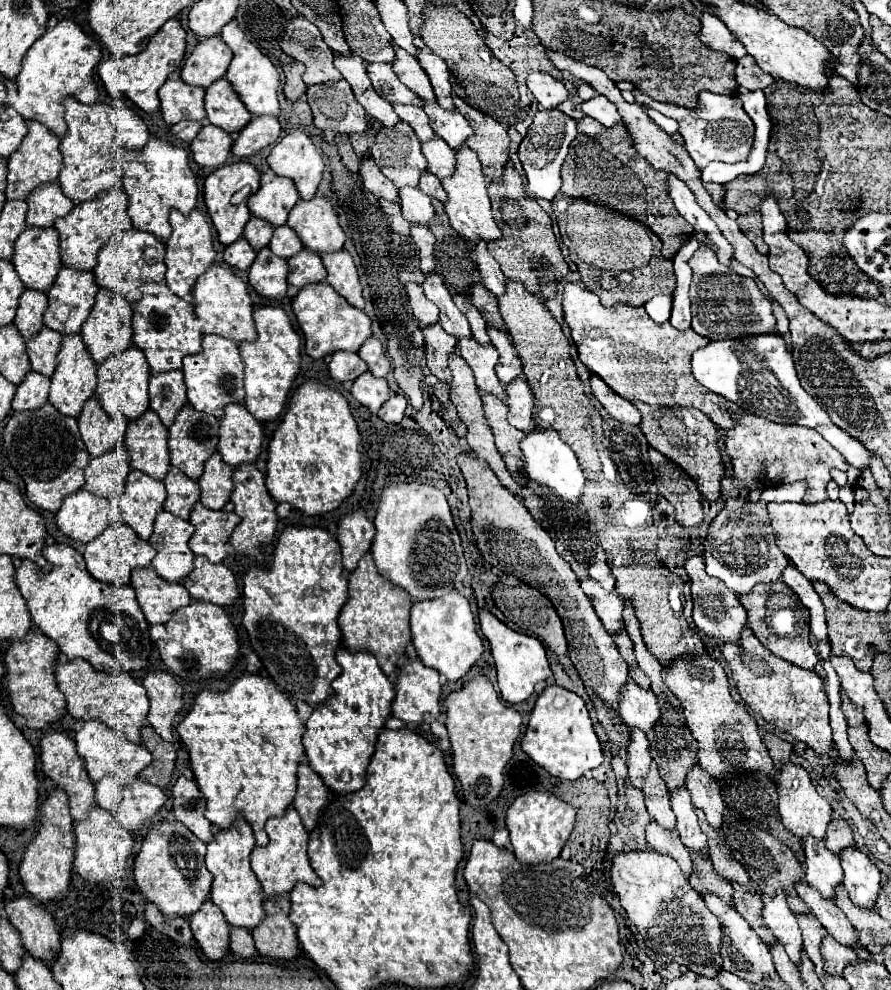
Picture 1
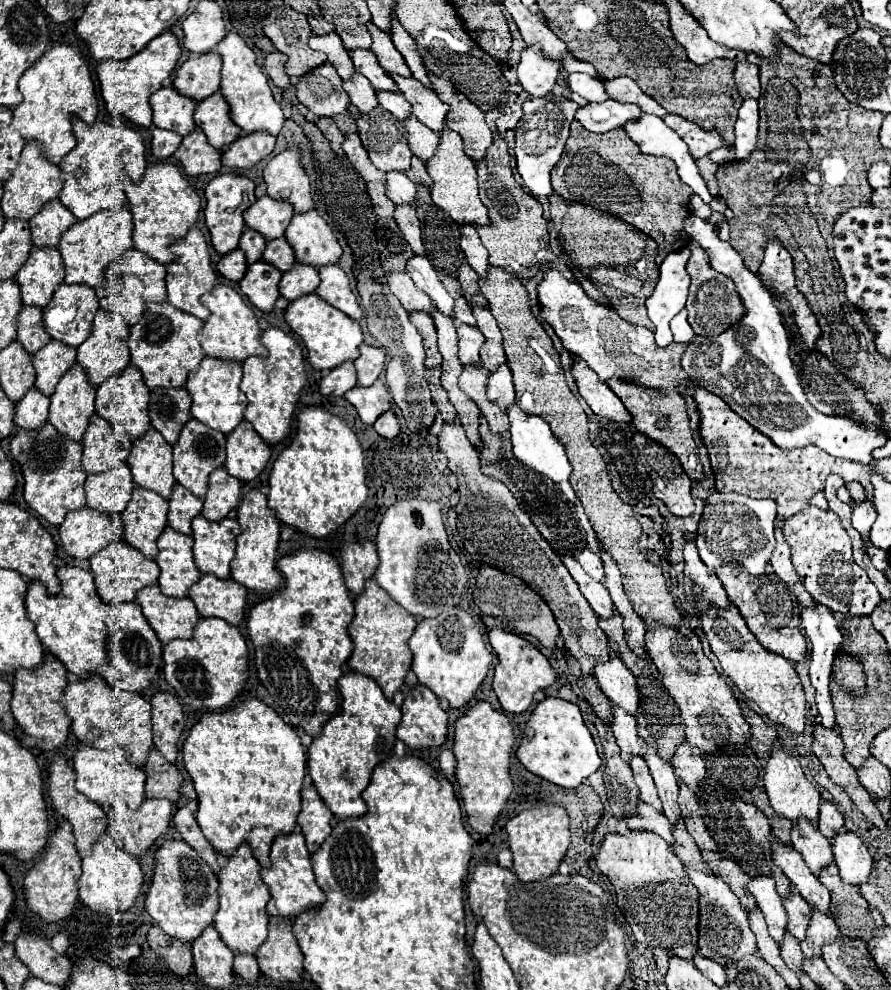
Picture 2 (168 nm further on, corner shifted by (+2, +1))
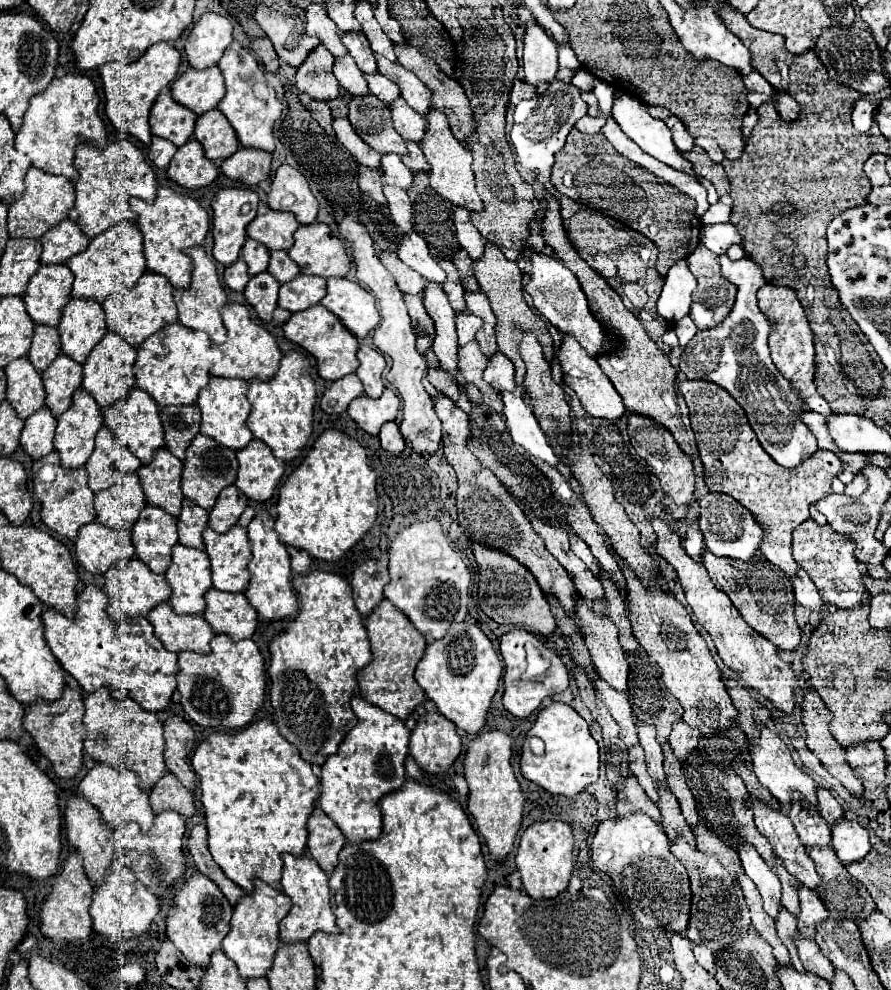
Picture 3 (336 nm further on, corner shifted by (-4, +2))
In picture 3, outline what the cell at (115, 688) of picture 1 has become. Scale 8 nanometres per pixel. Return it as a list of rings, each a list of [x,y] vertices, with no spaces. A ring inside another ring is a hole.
[[[106,687],[88,693],[84,699],[84,751],[100,763],[110,763],[120,769],[130,769],[138,775],[140,785],[150,789],[158,783],[158,779],[166,773],[164,765],[164,739],[162,739],[162,723],[156,713],[142,709],[132,697],[114,699]]]

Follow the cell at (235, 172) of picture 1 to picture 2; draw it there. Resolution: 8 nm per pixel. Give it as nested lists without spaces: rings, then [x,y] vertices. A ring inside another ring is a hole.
[[[218,174],[216,178],[210,180],[210,184],[206,186],[204,194],[206,194],[206,208],[204,208],[204,216],[206,216],[206,226],[210,230],[210,242],[212,242],[212,248],[224,256],[232,250],[238,248],[238,240],[244,232],[244,206],[242,206],[242,200],[244,200],[244,192],[250,194],[254,190],[254,182],[246,176],[236,176],[236,174]]]

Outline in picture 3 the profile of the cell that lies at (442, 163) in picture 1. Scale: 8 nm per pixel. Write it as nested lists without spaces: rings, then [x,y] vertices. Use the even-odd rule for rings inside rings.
[[[402,97],[398,101],[394,101],[394,107],[392,107],[392,121],[394,121],[394,127],[396,131],[408,139],[408,141],[414,141],[414,143],[422,143],[424,135],[426,135],[426,127],[428,127],[428,121],[416,113],[414,109],[408,107],[406,101],[402,101]]]

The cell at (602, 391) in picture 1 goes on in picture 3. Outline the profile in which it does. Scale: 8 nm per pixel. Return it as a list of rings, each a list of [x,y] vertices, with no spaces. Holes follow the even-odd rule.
[[[564,335],[564,341],[562,341],[560,351],[558,351],[558,359],[560,359],[562,371],[564,371],[564,381],[576,391],[576,395],[580,397],[584,409],[592,417],[602,417],[602,419],[616,421],[626,413],[624,401],[622,401],[622,397],[618,397],[618,391],[614,389],[612,381],[602,373],[600,365],[580,347],[580,343],[574,337]]]

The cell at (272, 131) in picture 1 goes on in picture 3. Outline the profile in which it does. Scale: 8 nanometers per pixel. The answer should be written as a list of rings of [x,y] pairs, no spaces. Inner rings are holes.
[[[240,147],[234,155],[224,159],[220,171],[230,179],[240,179],[248,185],[256,185],[268,177],[270,161],[272,153],[252,147]]]

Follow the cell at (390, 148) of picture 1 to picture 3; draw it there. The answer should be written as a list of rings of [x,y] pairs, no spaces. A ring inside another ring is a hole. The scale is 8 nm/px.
[[[374,95],[366,97],[354,97],[350,101],[350,113],[348,121],[354,125],[354,131],[366,141],[374,151],[380,155],[396,153],[406,155],[406,143],[398,135],[398,131],[392,125],[392,113],[390,107]]]

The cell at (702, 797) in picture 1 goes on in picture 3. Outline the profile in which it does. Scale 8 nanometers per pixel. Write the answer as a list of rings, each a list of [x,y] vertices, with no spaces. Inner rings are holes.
[[[684,721],[674,723],[674,729],[670,733],[670,747],[680,763],[686,763],[686,757],[698,747],[698,739],[698,729],[690,729],[690,725],[686,725]]]

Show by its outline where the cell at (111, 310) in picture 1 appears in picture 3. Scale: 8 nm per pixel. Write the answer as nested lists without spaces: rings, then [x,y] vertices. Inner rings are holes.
[[[106,331],[106,335],[100,339],[100,343],[90,351],[86,363],[84,363],[84,383],[82,387],[92,393],[102,409],[112,405],[114,401],[120,401],[126,397],[130,387],[136,385],[132,365],[136,361],[136,349],[126,343],[118,333]]]

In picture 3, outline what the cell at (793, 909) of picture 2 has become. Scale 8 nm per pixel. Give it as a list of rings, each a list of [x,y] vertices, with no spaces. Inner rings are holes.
[[[776,865],[776,875],[782,883],[782,905],[794,915],[798,917],[800,913],[800,899],[798,899],[798,881],[786,871],[784,865]]]

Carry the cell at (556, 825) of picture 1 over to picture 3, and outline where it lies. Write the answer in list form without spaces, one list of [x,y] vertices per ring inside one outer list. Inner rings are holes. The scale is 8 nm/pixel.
[[[548,819],[532,823],[520,837],[520,845],[516,851],[516,867],[522,875],[524,891],[534,897],[556,897],[560,891],[568,887],[568,879],[572,875],[572,829],[566,821]]]

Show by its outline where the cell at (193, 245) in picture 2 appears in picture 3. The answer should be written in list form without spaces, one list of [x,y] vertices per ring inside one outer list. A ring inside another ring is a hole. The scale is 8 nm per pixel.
[[[196,245],[196,247],[186,249],[186,253],[194,261],[194,271],[192,271],[192,283],[190,283],[190,287],[188,289],[176,289],[174,291],[174,301],[178,305],[178,321],[182,325],[188,325],[190,329],[206,331],[214,343],[222,343],[226,339],[226,329],[224,329],[222,317],[218,313],[218,307],[228,301],[228,295],[226,295],[226,291],[224,291],[224,287],[222,287],[222,283],[218,279],[216,265],[206,255],[204,247],[202,245]]]

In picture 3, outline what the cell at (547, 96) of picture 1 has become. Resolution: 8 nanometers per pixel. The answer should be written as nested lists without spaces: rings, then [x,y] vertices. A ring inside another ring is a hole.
[[[528,19],[526,27],[528,27],[524,37],[526,81],[534,87],[542,87],[556,79],[558,71],[556,43],[546,35],[546,31],[534,19]]]

